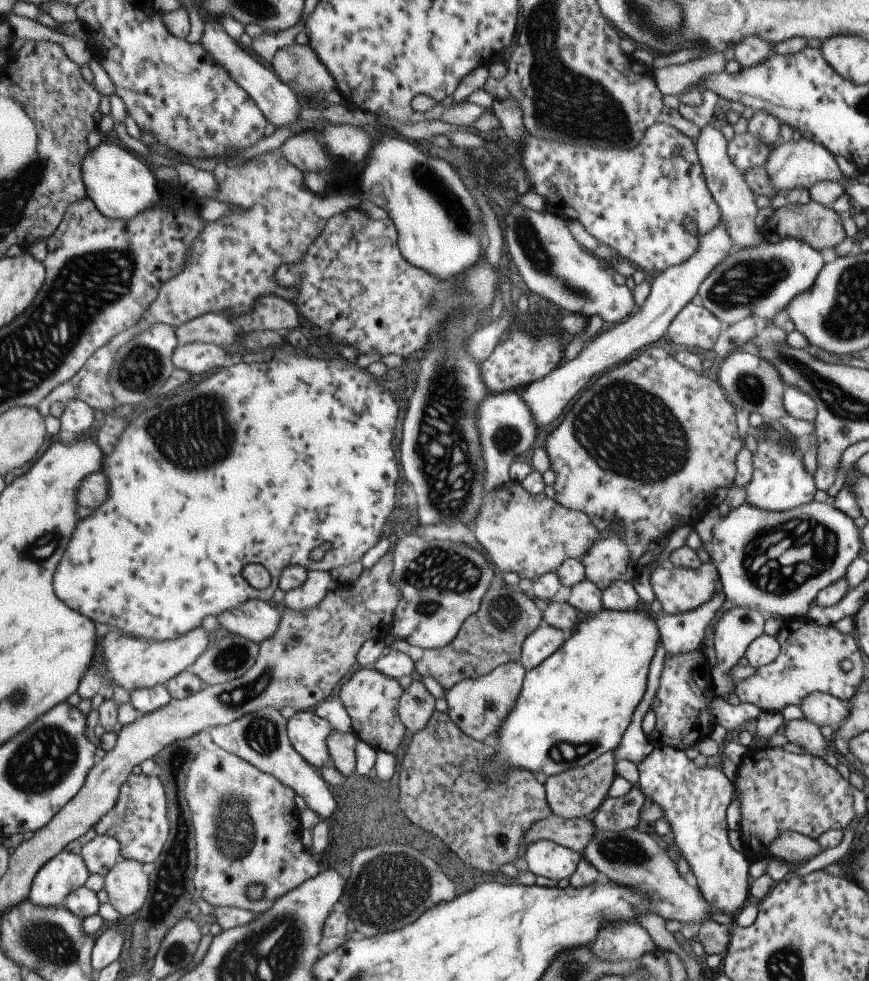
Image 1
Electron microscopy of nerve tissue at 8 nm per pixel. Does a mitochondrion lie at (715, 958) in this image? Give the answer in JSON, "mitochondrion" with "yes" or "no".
{"mitochondrion":"no"}

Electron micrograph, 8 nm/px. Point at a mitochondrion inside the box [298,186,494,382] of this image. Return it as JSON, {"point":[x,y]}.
{"point":[422,304]}

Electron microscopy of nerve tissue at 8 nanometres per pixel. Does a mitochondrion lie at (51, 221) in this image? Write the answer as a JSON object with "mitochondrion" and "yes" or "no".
{"mitochondrion":"no"}

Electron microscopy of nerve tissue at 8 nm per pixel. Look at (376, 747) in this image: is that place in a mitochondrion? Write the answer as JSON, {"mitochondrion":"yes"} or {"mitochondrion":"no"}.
{"mitochondrion":"no"}

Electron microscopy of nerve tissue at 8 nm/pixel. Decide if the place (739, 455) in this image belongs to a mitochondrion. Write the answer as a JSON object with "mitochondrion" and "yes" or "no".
{"mitochondrion":"no"}

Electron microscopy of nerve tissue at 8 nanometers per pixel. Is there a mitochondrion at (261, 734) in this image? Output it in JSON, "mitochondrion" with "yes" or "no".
{"mitochondrion":"yes"}

